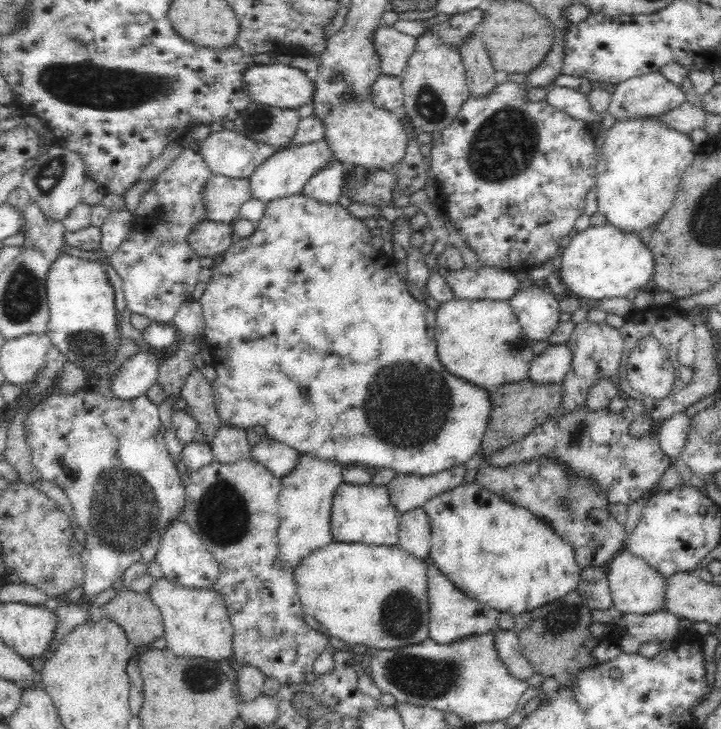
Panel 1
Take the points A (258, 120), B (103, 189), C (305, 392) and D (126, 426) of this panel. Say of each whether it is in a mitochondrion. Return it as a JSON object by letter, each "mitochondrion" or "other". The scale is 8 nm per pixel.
{"A":"mitochondrion","B":"other","C":"other","D":"other"}

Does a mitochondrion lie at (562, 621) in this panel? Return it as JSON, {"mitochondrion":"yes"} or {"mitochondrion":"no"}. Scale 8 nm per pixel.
{"mitochondrion":"yes"}

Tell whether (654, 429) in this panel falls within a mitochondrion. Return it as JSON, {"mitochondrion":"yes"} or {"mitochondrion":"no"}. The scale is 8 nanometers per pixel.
{"mitochondrion":"no"}

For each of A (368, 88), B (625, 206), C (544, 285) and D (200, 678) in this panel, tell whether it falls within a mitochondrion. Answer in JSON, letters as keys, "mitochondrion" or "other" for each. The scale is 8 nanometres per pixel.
{"A":"other","B":"other","C":"other","D":"mitochondrion"}

